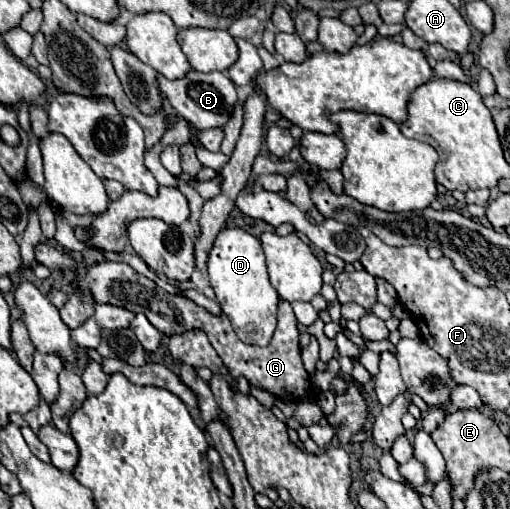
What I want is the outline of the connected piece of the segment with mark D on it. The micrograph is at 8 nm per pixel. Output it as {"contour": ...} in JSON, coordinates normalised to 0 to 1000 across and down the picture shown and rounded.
{"contour":[[[441,446],[425,462],[410,493],[406,532],[410,560],[425,580],[425,595],[449,623],[457,650],[469,658],[469,666],[488,678],[524,678],[543,642],[547,576],[527,556],[520,501],[508,470],[469,446]]]}

